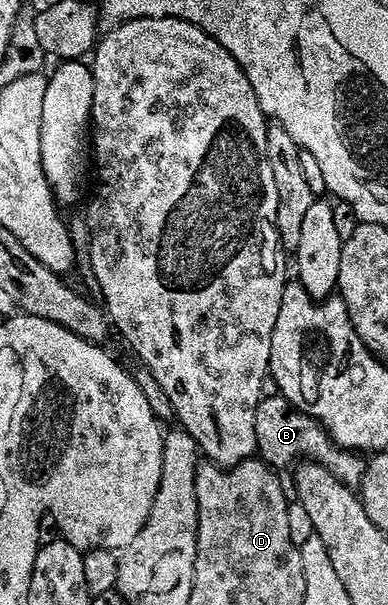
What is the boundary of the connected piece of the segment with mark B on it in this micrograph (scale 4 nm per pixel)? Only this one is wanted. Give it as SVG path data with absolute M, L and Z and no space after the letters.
M283 396L275 397L265 397L256 413L259 457L273 468L281 468L280 466L292 468L305 460L317 462L335 478L342 480L342 484L353 488L359 487L364 478L365 459L357 451L344 450L341 446L337 446L320 423L293 408Z

